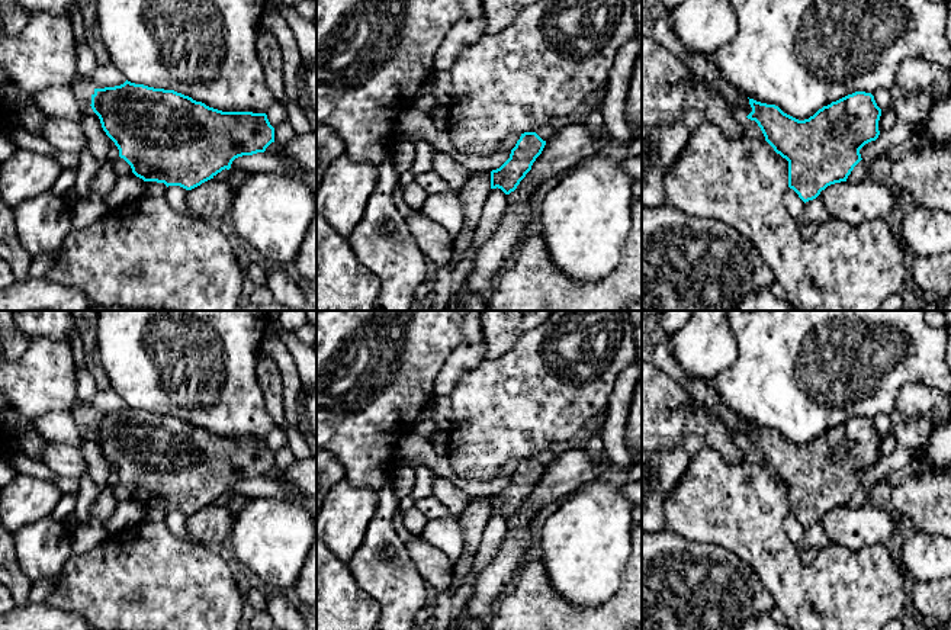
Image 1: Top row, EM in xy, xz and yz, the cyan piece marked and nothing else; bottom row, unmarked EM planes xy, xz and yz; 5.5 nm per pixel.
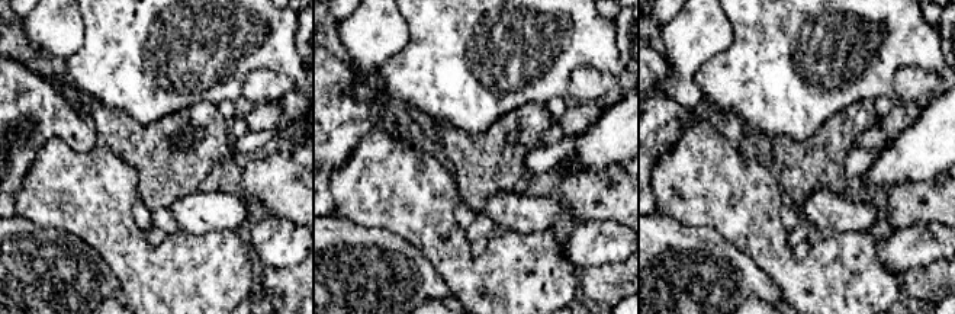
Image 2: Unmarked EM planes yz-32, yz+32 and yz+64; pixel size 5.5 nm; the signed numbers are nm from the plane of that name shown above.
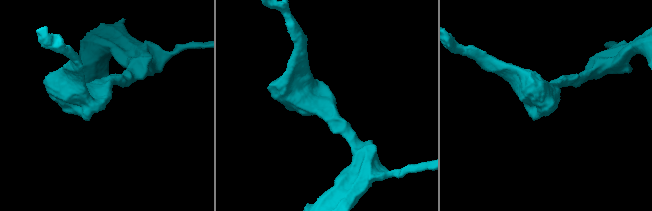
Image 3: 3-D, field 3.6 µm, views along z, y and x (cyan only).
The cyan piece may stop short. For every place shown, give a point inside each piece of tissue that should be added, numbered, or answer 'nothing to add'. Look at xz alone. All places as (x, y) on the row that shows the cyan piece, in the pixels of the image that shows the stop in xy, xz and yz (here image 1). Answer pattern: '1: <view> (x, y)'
nothing to add

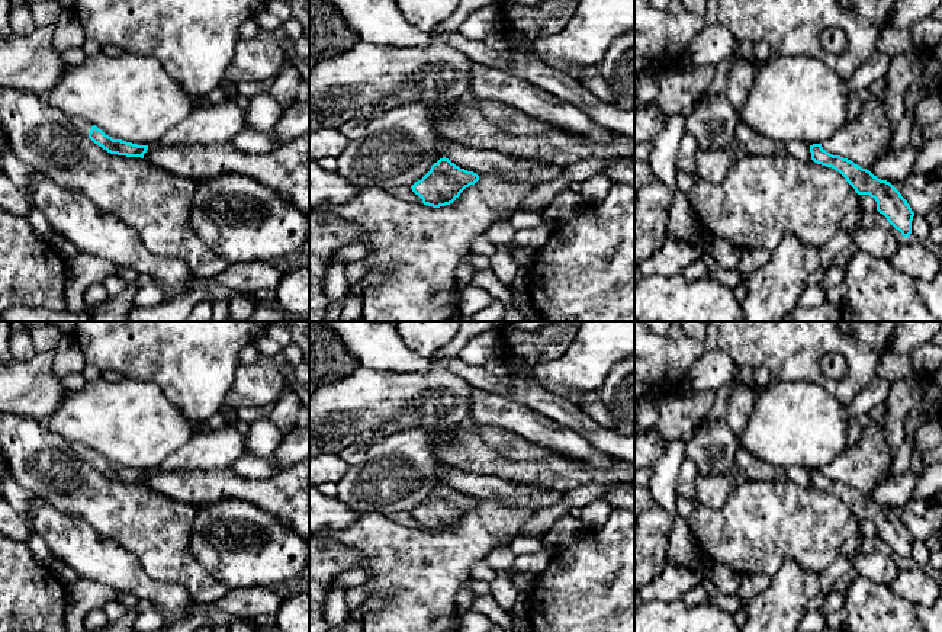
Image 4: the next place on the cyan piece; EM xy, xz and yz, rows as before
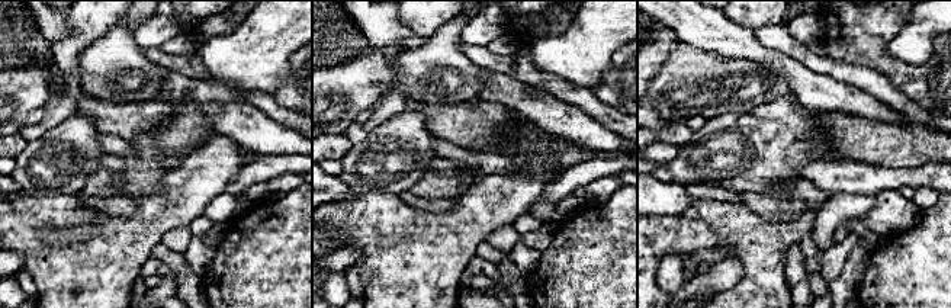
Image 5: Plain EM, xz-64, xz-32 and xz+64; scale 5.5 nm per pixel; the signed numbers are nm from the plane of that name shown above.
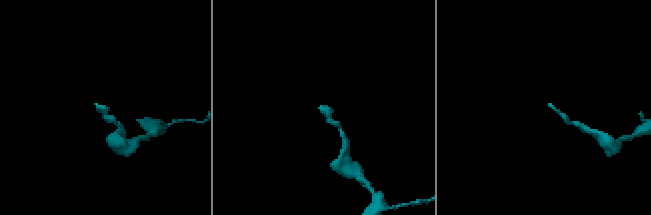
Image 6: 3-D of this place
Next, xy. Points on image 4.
1: xy (82, 125)

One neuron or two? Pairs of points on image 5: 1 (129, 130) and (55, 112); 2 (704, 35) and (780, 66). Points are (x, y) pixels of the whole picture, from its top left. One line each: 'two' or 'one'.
1: two
2: one

